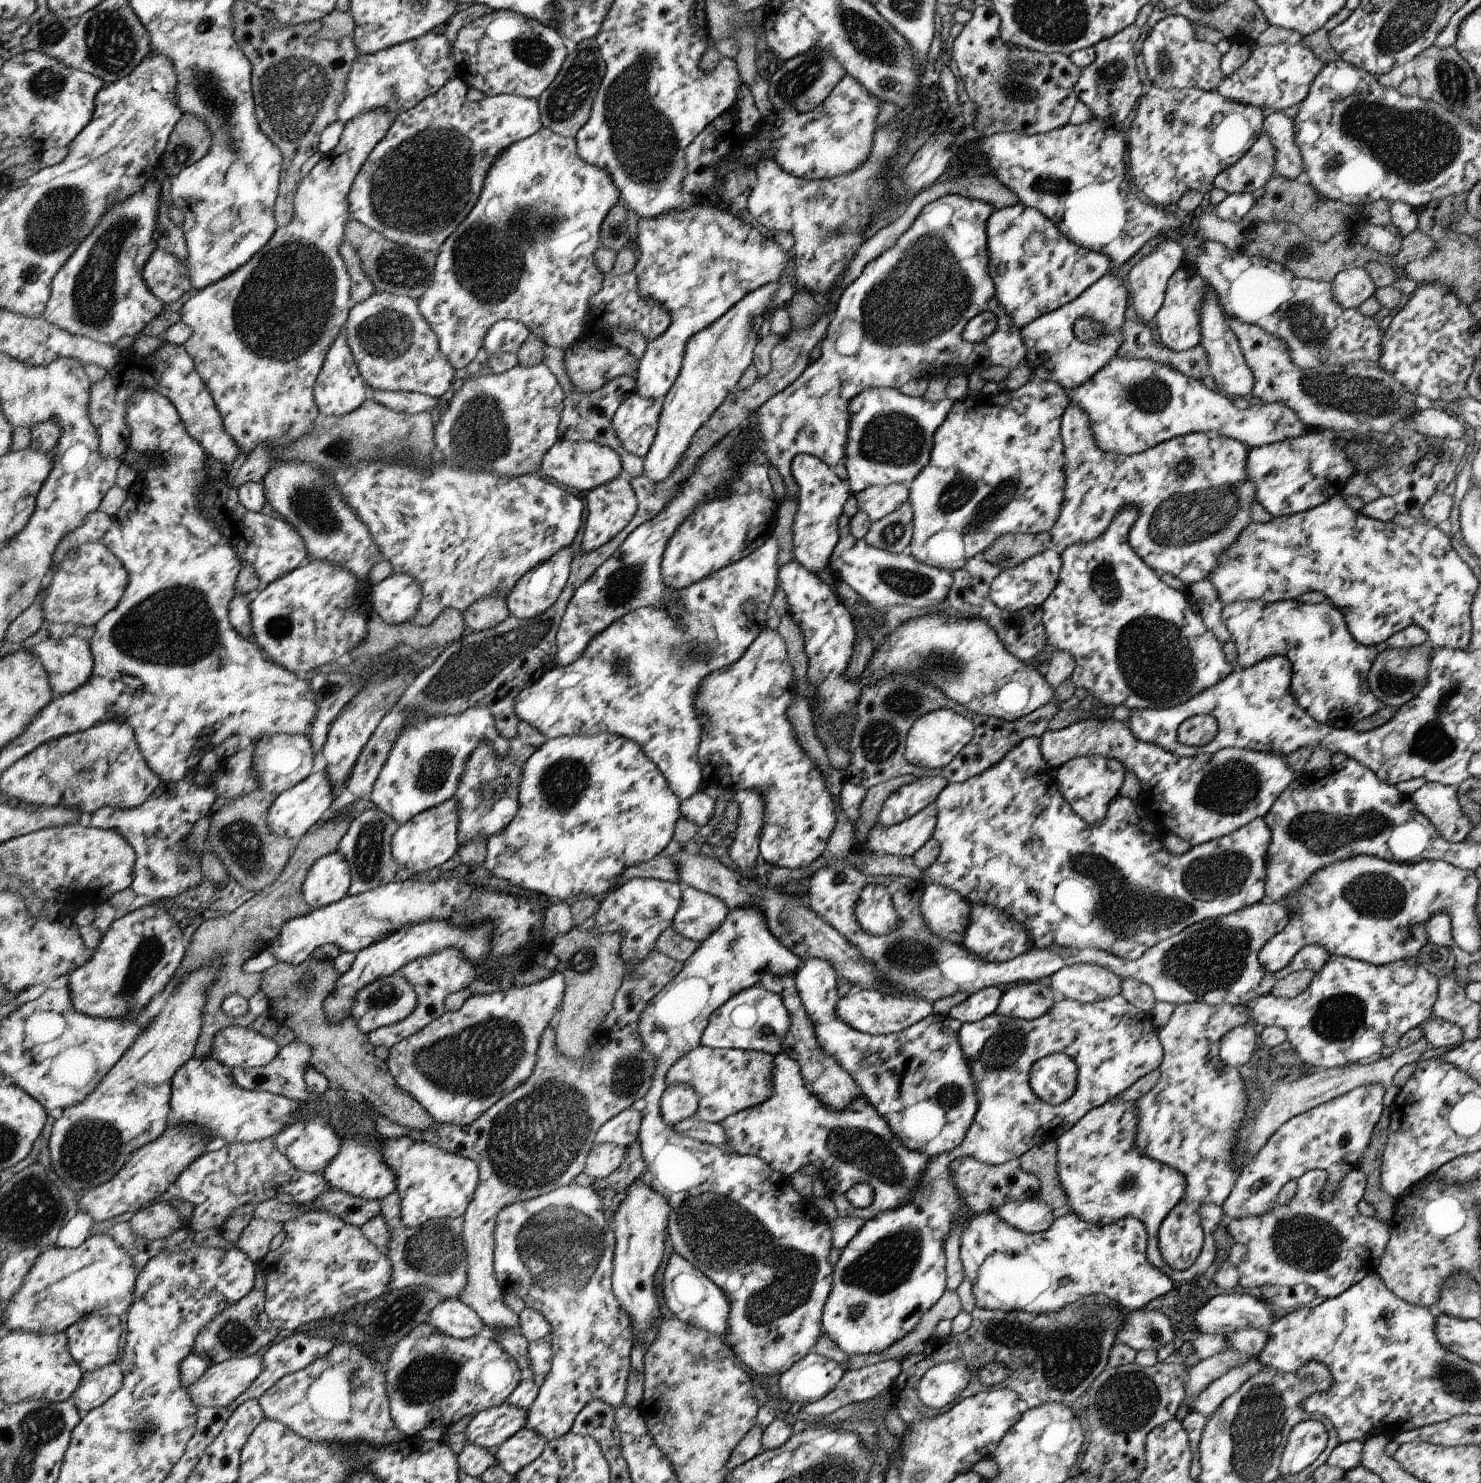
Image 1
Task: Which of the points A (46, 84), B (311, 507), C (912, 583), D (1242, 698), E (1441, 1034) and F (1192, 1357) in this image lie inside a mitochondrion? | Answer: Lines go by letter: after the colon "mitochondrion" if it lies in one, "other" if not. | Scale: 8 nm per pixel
A: mitochondrion
B: mitochondrion
C: mitochondrion
D: other
E: other
F: other

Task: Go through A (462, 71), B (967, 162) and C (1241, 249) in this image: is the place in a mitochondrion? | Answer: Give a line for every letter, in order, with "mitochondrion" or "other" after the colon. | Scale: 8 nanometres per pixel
A: other
B: other
C: other

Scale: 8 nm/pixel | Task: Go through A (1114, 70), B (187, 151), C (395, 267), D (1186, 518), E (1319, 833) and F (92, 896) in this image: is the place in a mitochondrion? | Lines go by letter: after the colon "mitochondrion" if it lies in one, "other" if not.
A: mitochondrion
B: mitochondrion
C: mitochondrion
D: mitochondrion
E: mitochondrion
F: other

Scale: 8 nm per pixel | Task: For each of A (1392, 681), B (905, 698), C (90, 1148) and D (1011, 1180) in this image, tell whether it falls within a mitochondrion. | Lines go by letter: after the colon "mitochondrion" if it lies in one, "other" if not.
A: mitochondrion
B: mitochondrion
C: mitochondrion
D: other

